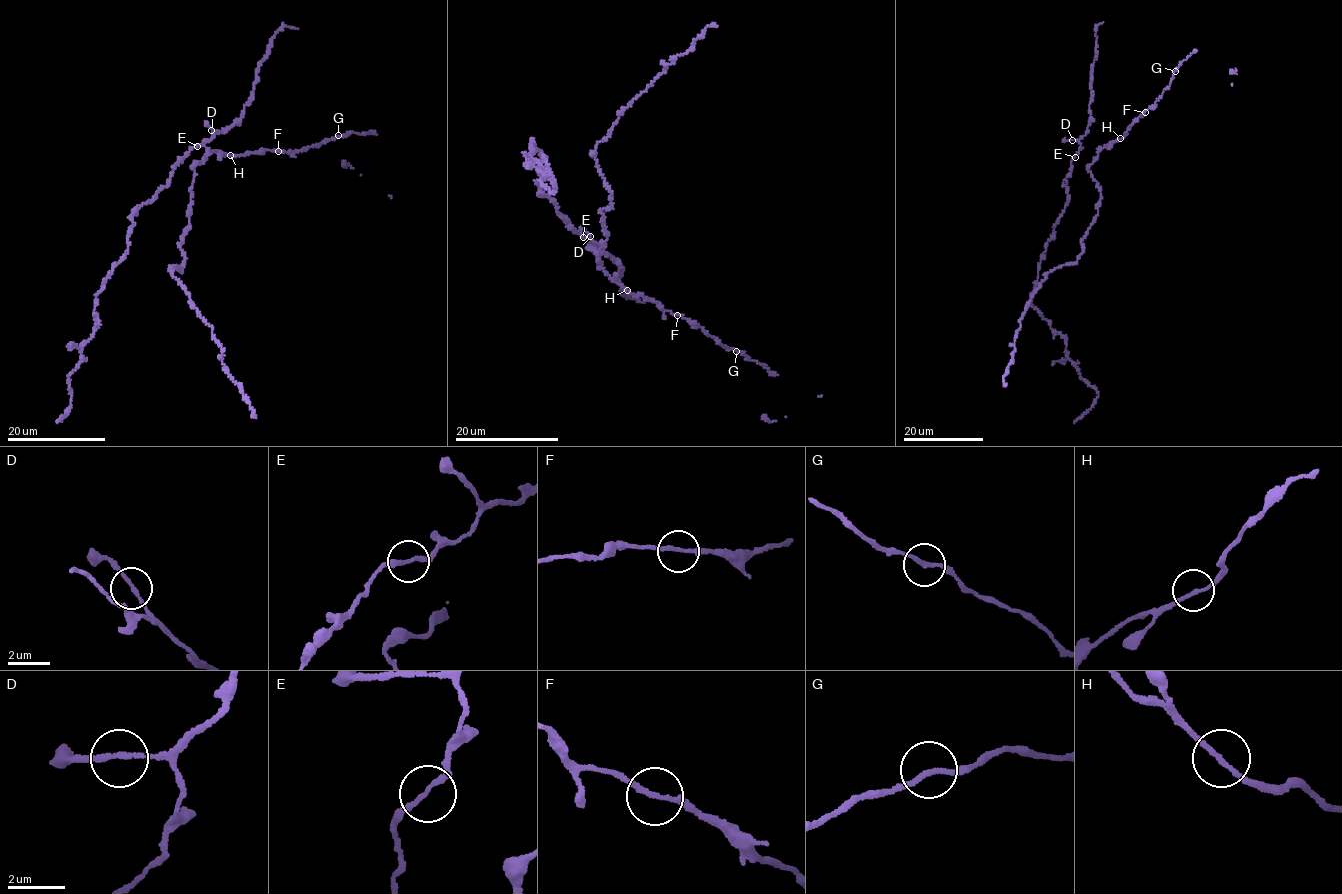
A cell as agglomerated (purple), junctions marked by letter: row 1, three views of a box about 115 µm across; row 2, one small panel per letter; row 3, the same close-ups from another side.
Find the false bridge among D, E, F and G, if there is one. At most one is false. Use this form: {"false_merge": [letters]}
{"false_merge": []}

